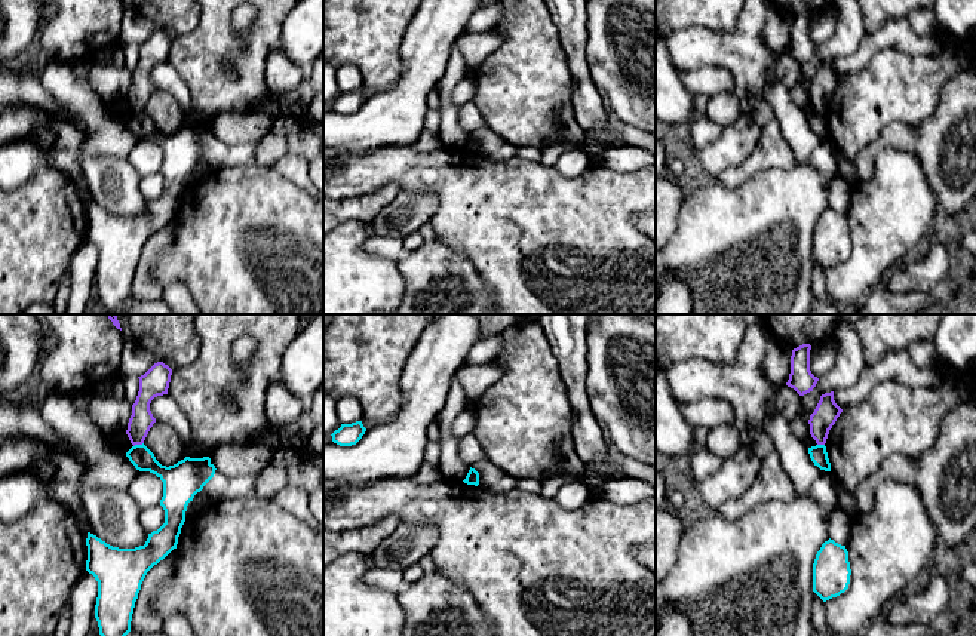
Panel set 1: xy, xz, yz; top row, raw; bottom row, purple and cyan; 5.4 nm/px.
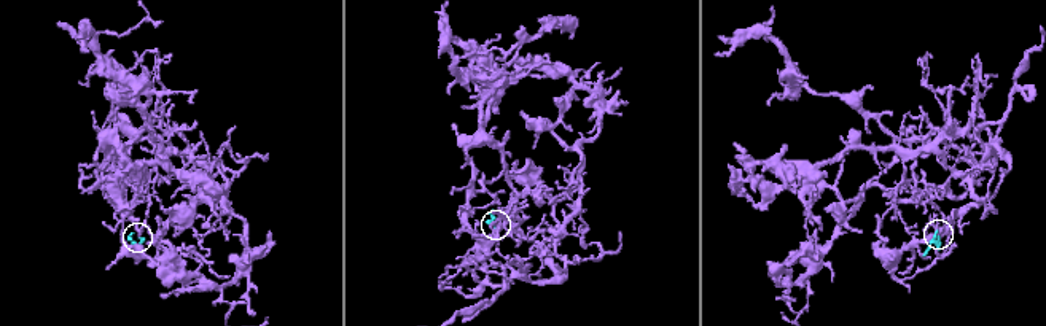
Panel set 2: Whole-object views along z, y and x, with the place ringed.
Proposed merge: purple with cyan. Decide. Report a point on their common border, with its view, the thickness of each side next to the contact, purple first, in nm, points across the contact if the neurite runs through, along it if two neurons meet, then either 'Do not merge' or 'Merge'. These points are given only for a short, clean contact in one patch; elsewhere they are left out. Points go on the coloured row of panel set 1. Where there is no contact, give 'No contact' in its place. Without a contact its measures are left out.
Touches purple at xy (138, 444). Thickness 130 nm (purple) against 120 nm. Boundary: xy (143, 442), (134, 446). Do not merge

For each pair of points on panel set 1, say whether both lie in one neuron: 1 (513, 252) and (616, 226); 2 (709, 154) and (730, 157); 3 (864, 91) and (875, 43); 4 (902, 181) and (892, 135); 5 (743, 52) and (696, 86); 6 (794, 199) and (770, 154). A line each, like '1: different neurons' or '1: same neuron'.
1: same neuron
2: same neuron
3: different neurons
4: different neurons
5: different neurons
6: different neurons

